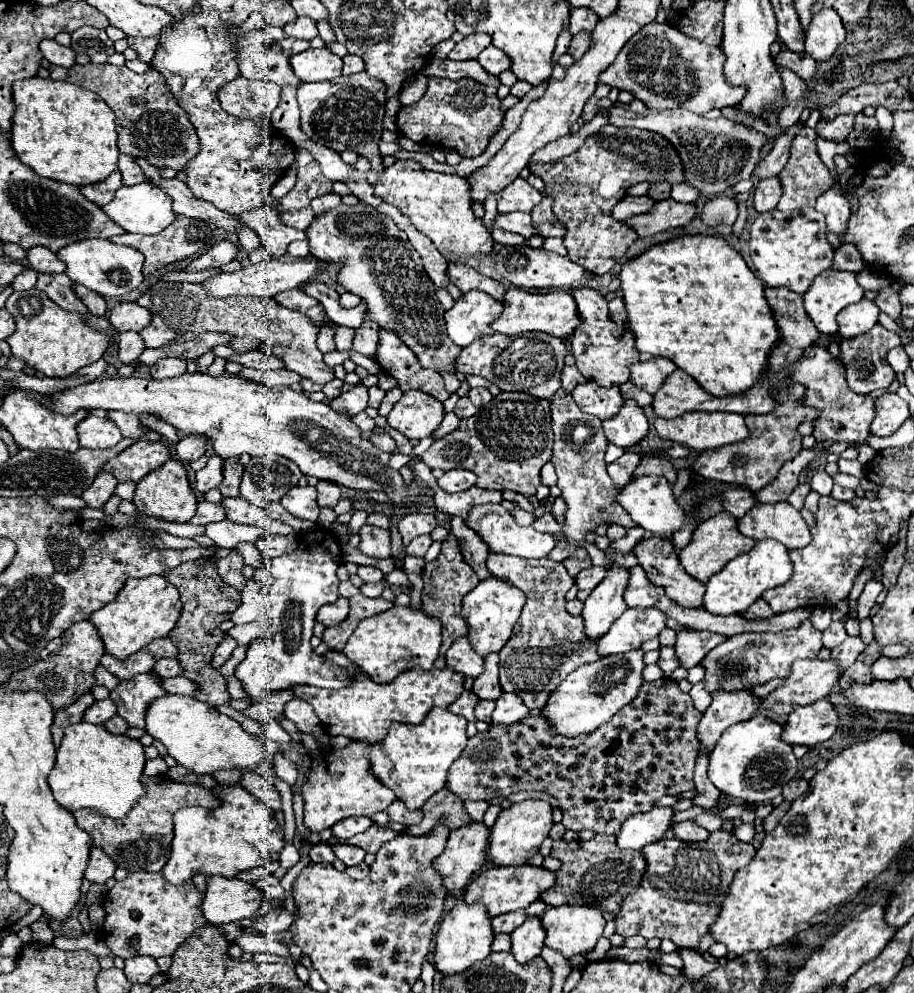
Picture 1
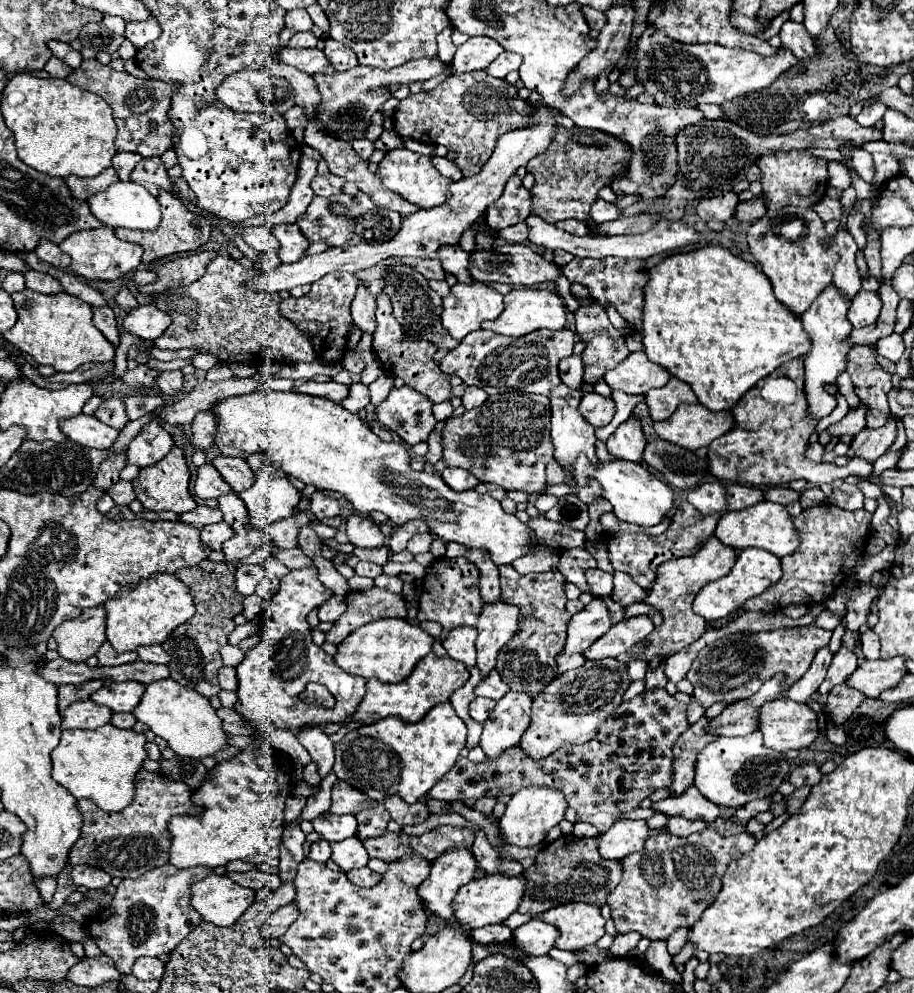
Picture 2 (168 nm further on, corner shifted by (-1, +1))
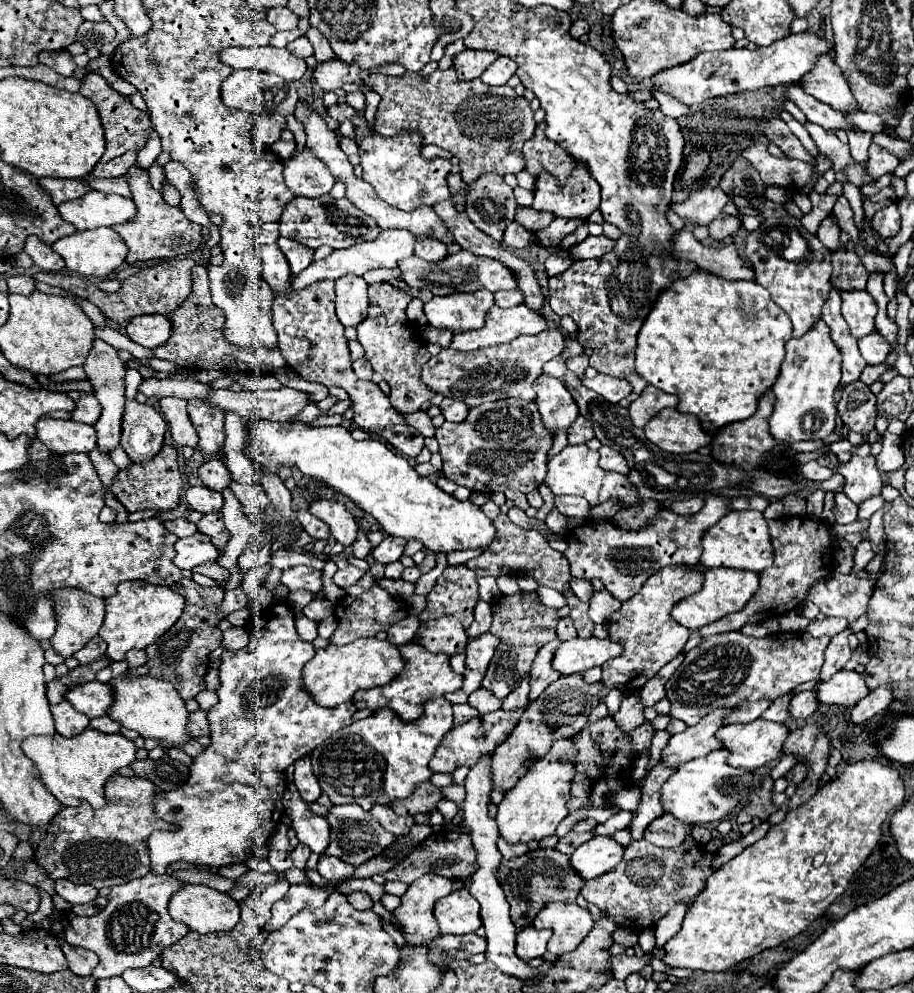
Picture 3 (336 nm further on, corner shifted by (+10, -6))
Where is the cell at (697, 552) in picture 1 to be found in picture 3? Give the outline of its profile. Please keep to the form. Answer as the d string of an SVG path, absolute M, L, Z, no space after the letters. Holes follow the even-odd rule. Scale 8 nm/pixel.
M664 567L662 571L648 577L642 589L622 603L622 607L610 617L608 637L624 647L622 655L602 665L602 683L604 691L598 693L600 699L608 695L612 687L620 689L622 693L638 691L644 687L648 679L652 679L668 661L672 661L688 641L690 631L682 625L672 621L670 611L672 607L682 601L684 597L698 593L702 589L702 571L700 569L686 569L686 567Z

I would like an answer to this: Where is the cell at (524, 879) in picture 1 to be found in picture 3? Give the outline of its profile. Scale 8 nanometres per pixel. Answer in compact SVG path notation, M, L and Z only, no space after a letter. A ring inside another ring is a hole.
M460 889L444 899L438 899L434 905L434 917L442 935L466 935L474 933L482 925L480 905L470 897L468 889Z

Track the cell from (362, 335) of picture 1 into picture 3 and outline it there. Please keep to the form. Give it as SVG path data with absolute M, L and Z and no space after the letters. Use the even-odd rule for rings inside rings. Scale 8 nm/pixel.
M358 275L336 279L336 315L344 327L356 327L366 317L368 283Z

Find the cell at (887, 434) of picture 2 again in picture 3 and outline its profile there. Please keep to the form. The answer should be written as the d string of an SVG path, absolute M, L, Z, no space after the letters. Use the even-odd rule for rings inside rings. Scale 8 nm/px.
M852 455L850 463L840 465L840 475L844 475L844 489L842 493L860 505L862 501L878 495L882 491L882 479L880 471L876 469L874 457L858 457Z

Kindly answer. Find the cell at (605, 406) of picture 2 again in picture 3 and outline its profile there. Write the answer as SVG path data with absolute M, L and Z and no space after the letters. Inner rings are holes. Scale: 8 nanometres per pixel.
M578 417L570 427L568 427L568 443L570 445L580 445L586 443L594 437L592 433L592 425L588 425L588 419Z

